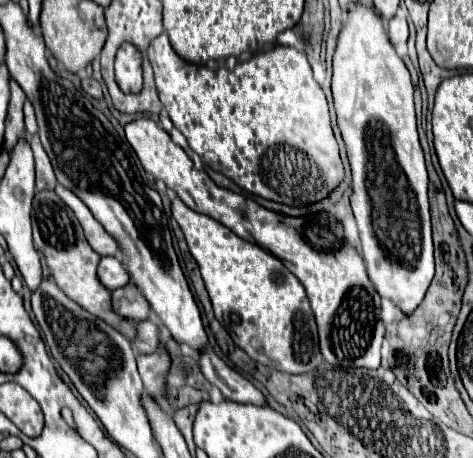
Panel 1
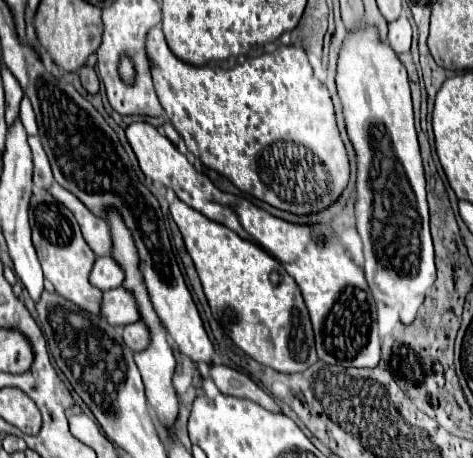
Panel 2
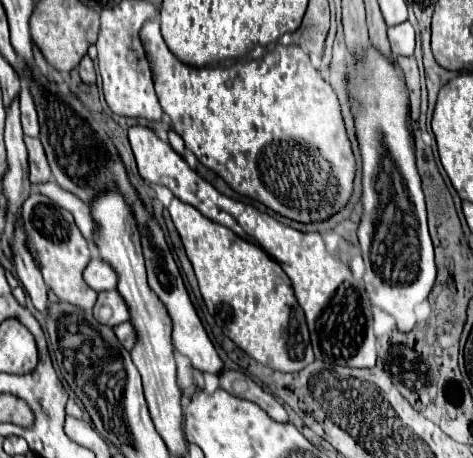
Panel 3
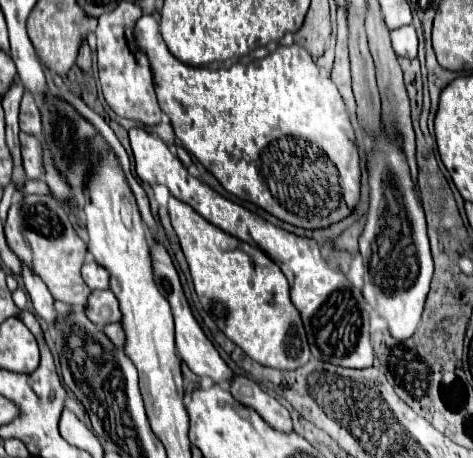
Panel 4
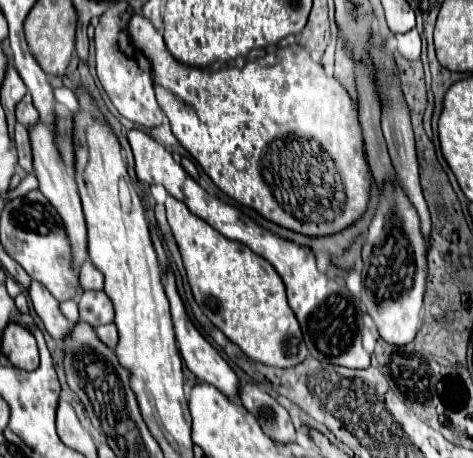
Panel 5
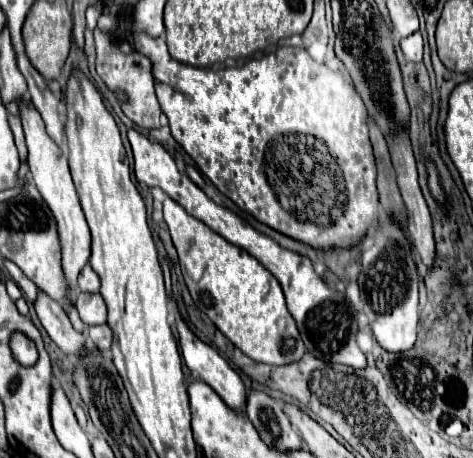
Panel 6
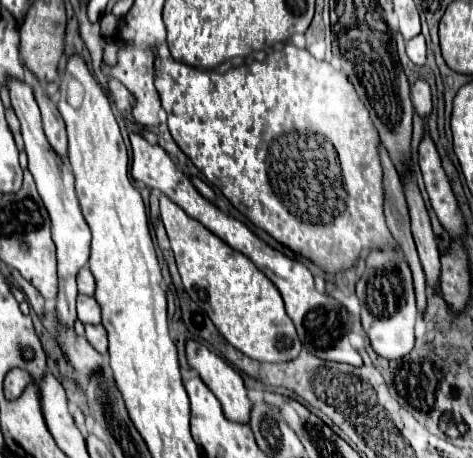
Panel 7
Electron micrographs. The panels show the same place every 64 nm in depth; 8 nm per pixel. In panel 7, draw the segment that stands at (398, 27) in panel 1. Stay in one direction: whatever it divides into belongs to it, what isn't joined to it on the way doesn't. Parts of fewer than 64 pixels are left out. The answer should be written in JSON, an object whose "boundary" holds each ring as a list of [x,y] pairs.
{"boundary":[[[416,36],[412,40],[406,42],[406,52],[408,52],[408,58],[418,64],[418,66],[424,66],[426,64],[426,40],[424,36]]]}

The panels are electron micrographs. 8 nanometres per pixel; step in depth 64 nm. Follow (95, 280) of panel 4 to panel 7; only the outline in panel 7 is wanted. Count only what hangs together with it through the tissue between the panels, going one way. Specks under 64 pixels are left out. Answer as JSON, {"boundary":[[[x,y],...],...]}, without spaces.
{"boundary":[[[84,266],[84,268],[78,272],[76,282],[78,282],[78,292],[80,292],[80,294],[94,296],[94,276],[92,276],[90,268],[86,268],[86,266]]]}

